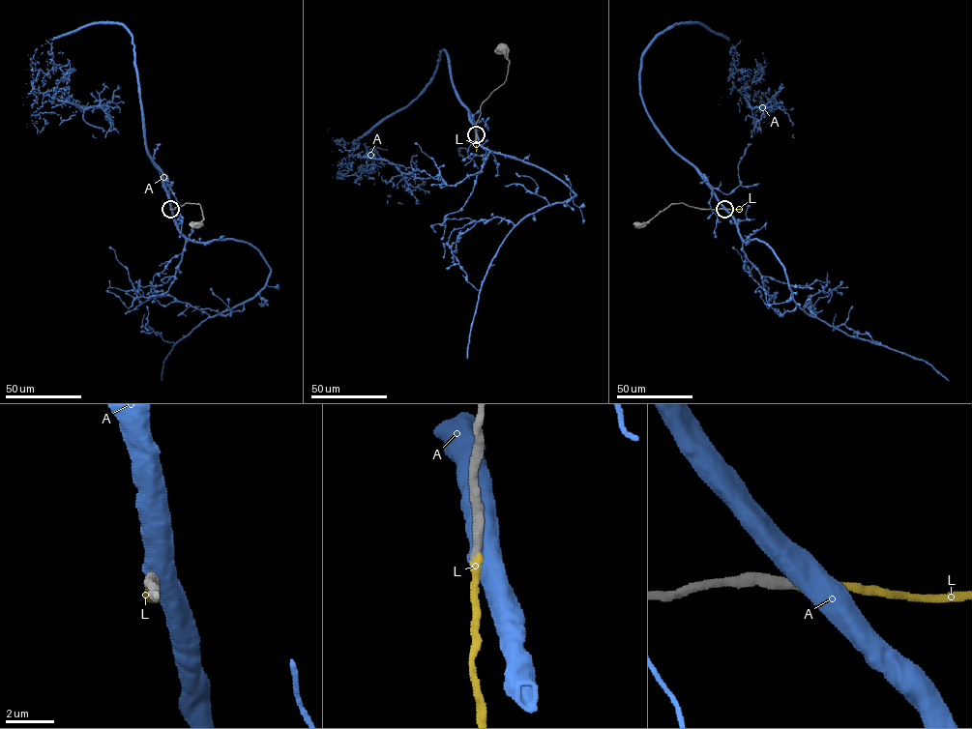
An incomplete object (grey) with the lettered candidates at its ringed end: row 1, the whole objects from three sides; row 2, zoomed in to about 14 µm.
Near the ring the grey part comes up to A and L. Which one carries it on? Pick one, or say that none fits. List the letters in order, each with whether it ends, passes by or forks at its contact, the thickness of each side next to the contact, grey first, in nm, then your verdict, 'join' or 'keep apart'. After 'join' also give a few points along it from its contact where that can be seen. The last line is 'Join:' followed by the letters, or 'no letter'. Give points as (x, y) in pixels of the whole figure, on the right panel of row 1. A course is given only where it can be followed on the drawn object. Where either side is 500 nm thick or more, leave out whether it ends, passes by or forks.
A: 400 nm thick on the grey side, 750 nm on the other; keep apart
L: it ends there; 400 nm thick on the grey side, 340 nm on the other; join; it runs (724, 209), (742, 209)
Join: L

